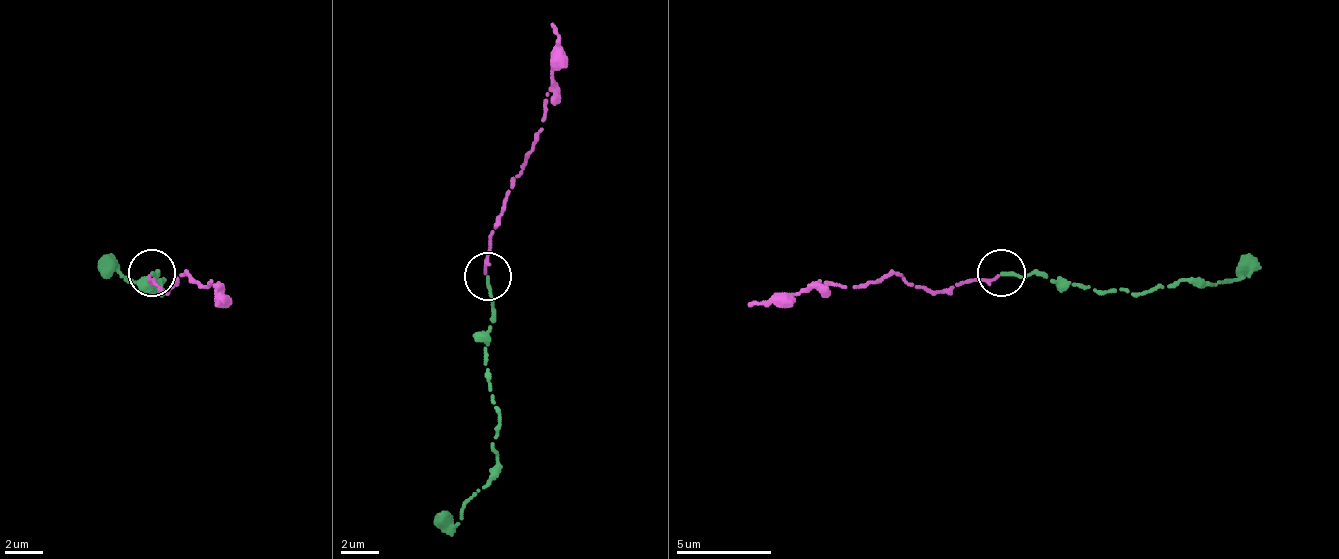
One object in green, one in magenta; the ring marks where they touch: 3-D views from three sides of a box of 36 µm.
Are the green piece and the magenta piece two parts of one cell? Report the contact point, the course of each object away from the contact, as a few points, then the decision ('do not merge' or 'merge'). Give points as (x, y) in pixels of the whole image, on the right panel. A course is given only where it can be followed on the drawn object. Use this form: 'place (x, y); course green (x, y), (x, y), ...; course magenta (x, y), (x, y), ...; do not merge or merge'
place (1001, 272); course green (1000, 274), (1047, 274), (1057, 283), (1152, 293), (1200, 278), (1243, 278), (1252, 269), (1247, 254); course magenta (1000, 274), (933, 293), (900, 274), (852, 288), (819, 283), (747, 307); merge

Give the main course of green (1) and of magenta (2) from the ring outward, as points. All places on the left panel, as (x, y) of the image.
1: (150, 274), (155, 274), (150, 288), (165, 293), (155, 288), (160, 278), (126, 278), (112, 269), (103, 254)
2: (150, 274), (165, 293), (184, 274), (207, 288), (212, 283), (217, 307)

